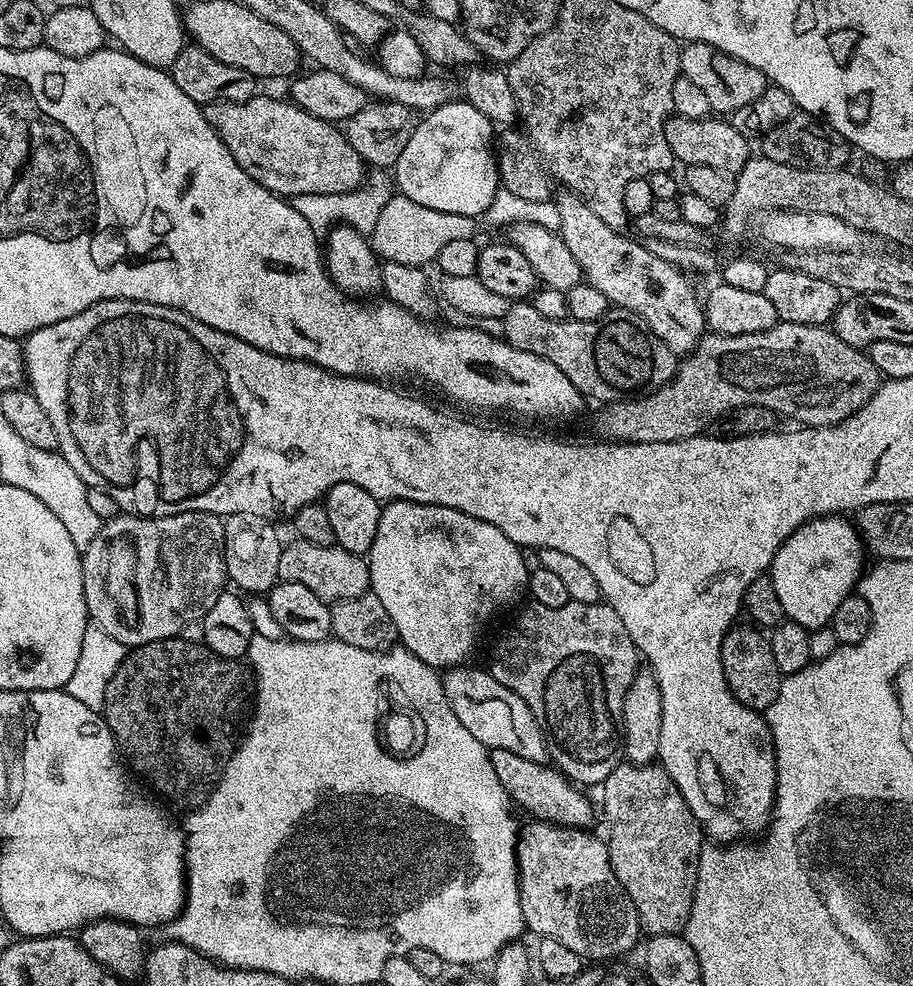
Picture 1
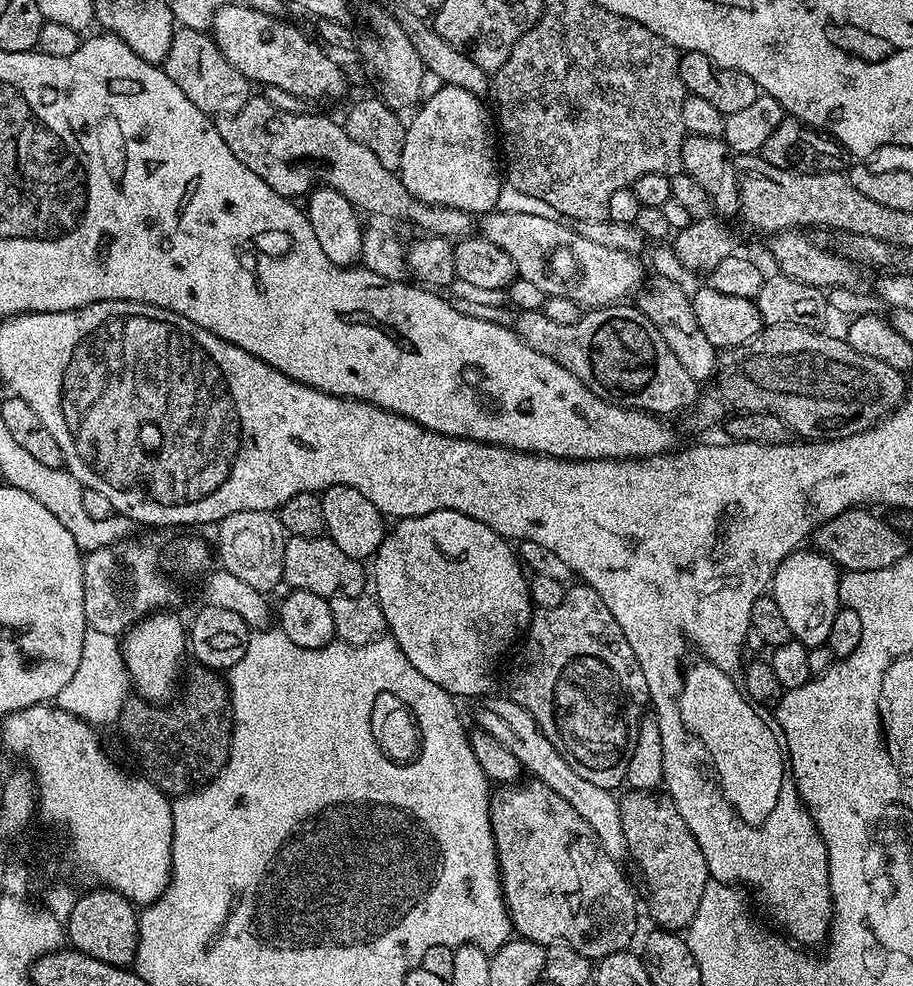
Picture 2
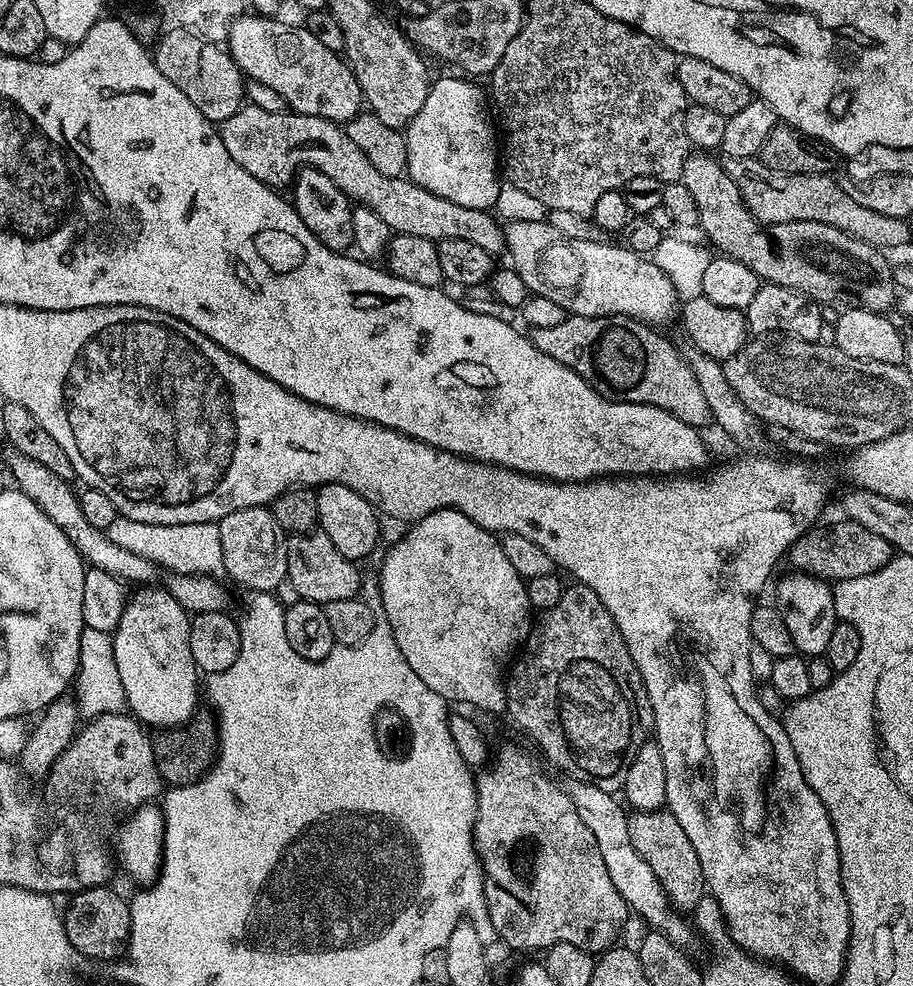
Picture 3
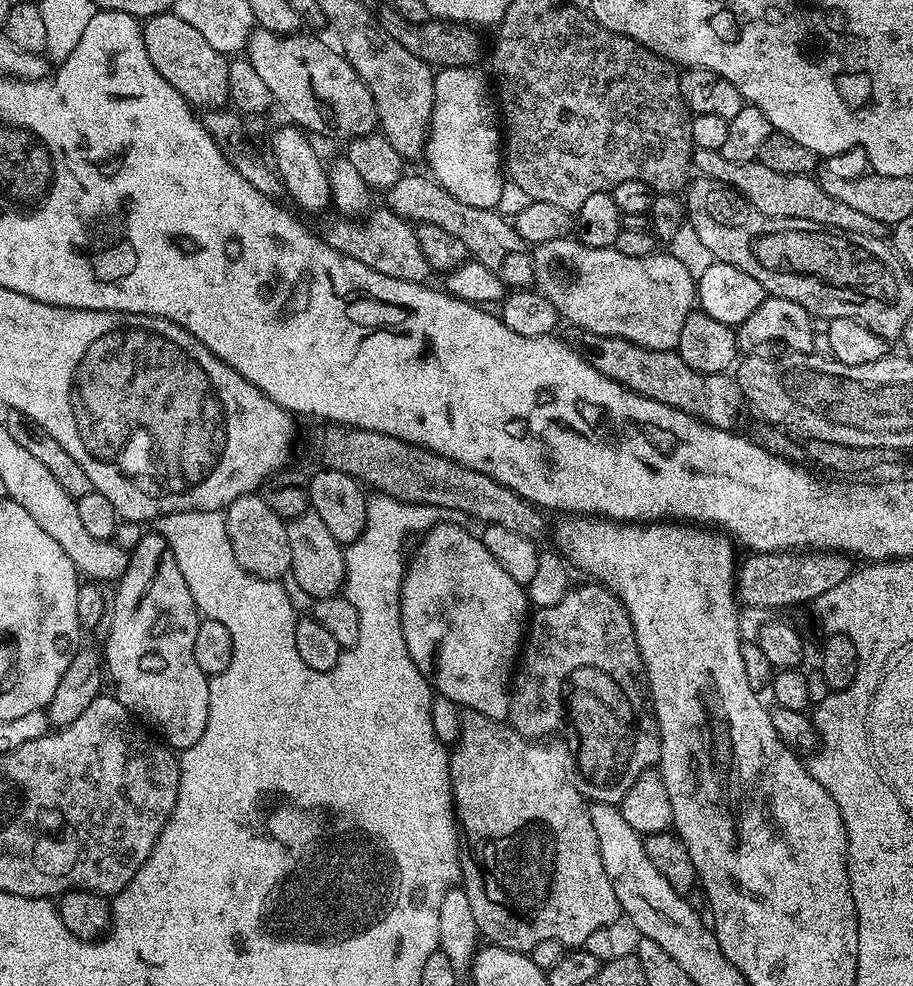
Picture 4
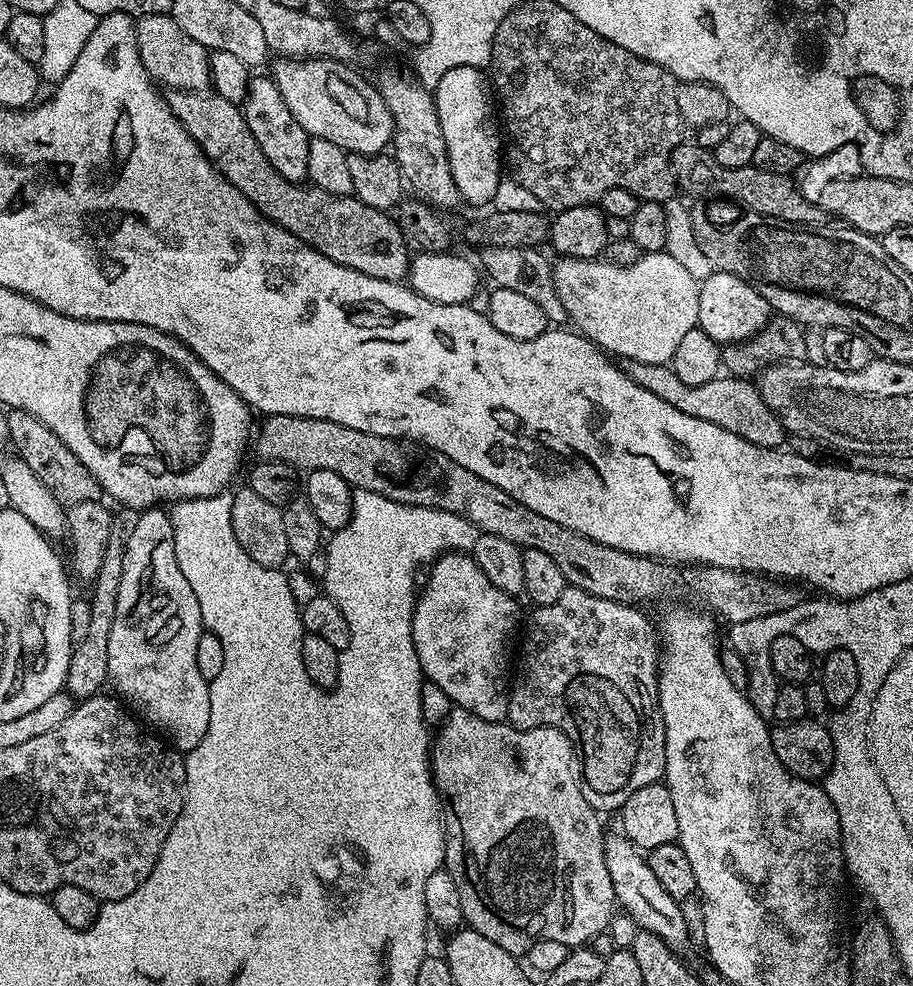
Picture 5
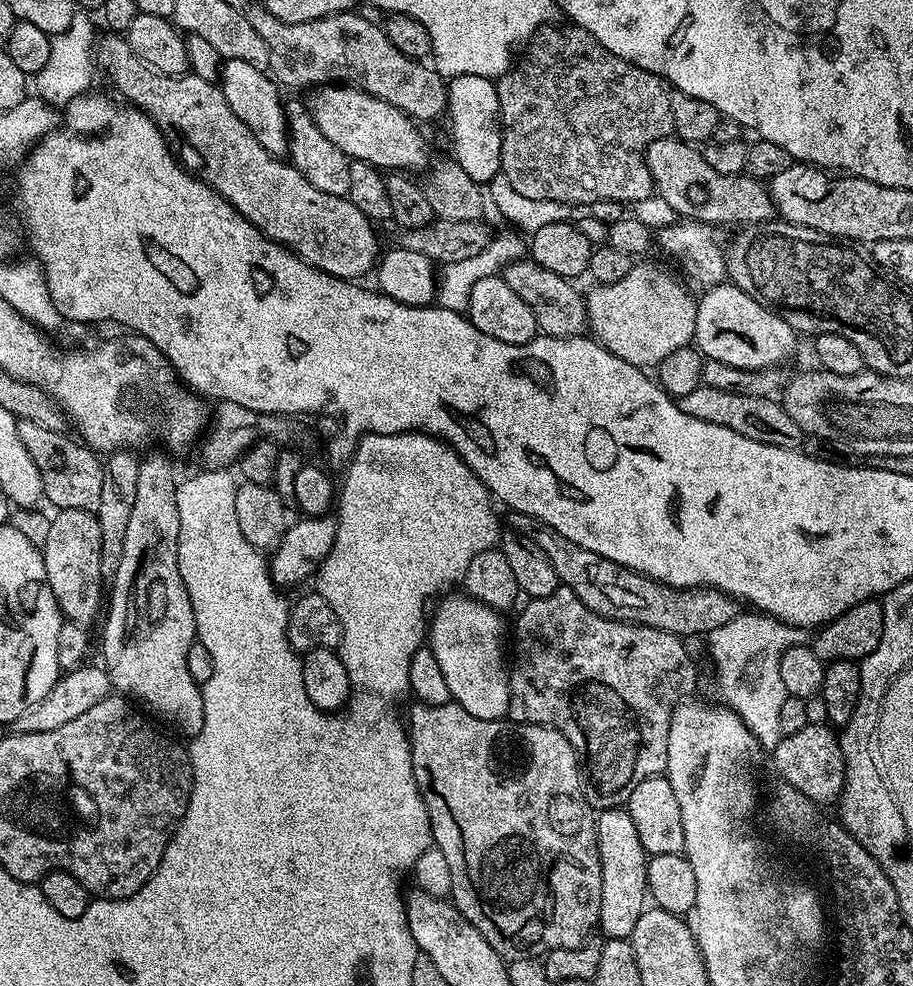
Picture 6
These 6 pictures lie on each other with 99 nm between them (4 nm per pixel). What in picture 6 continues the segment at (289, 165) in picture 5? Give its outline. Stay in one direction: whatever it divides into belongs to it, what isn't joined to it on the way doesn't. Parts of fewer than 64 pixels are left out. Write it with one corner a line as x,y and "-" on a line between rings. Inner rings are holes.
234,58
223,61
218,83
220,89
224,91
226,102
230,102
230,110
234,110
234,114
238,114
238,118
242,118
242,122
246,122
250,134
254,134
254,138
258,138
258,142
262,142
262,146
271,156
287,157
286,104
283,99
280,101
281,89
275,79
265,69
250,66
250,62
242,62
242,58

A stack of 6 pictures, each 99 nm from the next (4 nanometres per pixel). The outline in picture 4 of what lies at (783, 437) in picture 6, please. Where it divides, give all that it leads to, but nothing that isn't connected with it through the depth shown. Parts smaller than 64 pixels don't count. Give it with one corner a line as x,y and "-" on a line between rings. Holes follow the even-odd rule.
593,332
583,333
582,339
584,341
578,344
578,348
584,359
590,362
590,366
594,366
594,370
618,382
623,388
629,388
654,402
662,402
674,410
682,410
688,416
703,420
711,428
733,427
732,419
740,412
742,393
731,375
704,376
701,372
690,370
690,366
682,362
680,353
675,350
650,350
629,340
599,336

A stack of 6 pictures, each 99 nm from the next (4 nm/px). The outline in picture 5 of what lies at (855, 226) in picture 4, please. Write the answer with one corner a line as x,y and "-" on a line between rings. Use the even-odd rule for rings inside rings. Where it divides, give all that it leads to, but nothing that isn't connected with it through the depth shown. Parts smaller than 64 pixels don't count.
681,142
672,155
672,173
676,176
676,182
681,193
689,192
692,196
704,196
703,198
719,198
729,202
737,200
745,204
752,212
757,212
757,217
767,218
772,222
782,224
794,224
813,230
824,226
830,220
828,213
822,211
816,204
812,203
807,195
800,193
800,188
795,179
782,174
766,174
766,170
758,170
751,166
747,168
731,168
730,166
718,166
715,155
709,149
699,148
694,142

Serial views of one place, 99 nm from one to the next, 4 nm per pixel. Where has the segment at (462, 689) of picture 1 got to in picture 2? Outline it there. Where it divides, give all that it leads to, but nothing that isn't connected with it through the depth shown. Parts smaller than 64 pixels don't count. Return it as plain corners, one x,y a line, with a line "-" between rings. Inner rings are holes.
489,694
477,703
480,704
476,708
475,723
478,727
490,738
502,742
502,746
506,746
506,750
510,750
510,754
514,754
521,769
529,777
540,780
546,786
550,786
550,790
554,790
559,796
566,798
566,802
570,802
570,806
574,806
574,810
578,810
578,814
582,814
582,818
586,818
586,822
590,826
590,830
594,830
602,850
606,850
606,854
610,854
610,858
614,858
618,862
623,861
628,856
628,847
626,846
626,836
622,834
619,799
609,789
594,786
594,782
586,782
586,778
578,778
578,774
574,774
574,770
570,770
570,766
566,766
566,758
558,750
554,750
554,746
548,741
546,734
542,734
542,730
534,722
531,714
522,706
509,700
507,695
496,695

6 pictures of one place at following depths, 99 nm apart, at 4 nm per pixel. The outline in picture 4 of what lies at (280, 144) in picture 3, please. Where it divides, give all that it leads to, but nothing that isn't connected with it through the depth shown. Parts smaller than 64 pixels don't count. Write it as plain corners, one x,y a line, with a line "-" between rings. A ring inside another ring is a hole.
405,176
394,182
392,188
387,189
387,207
392,209
402,219
417,224
433,224
442,226
442,230
454,234
462,246
479,264
486,266
509,289
524,290
533,283
536,275
533,249
516,233
515,227
499,211
478,206
466,206
466,202
458,202
454,194
450,194
441,184
424,176

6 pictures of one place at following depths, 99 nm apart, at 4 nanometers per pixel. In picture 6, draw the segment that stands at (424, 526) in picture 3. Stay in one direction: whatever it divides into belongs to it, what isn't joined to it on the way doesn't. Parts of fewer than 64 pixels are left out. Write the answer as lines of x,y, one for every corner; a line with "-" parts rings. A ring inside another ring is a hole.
445,595
439,601
441,604
437,606
436,613
433,616
431,613
430,627
426,632
427,647
431,648
434,658
438,660
438,667
446,677
446,686
455,704
462,706
466,714
474,714
474,718
505,719
508,716
512,687
508,685
510,668
506,663
506,656
504,660
504,620
500,617
503,615
497,609
478,602
473,596
459,595

